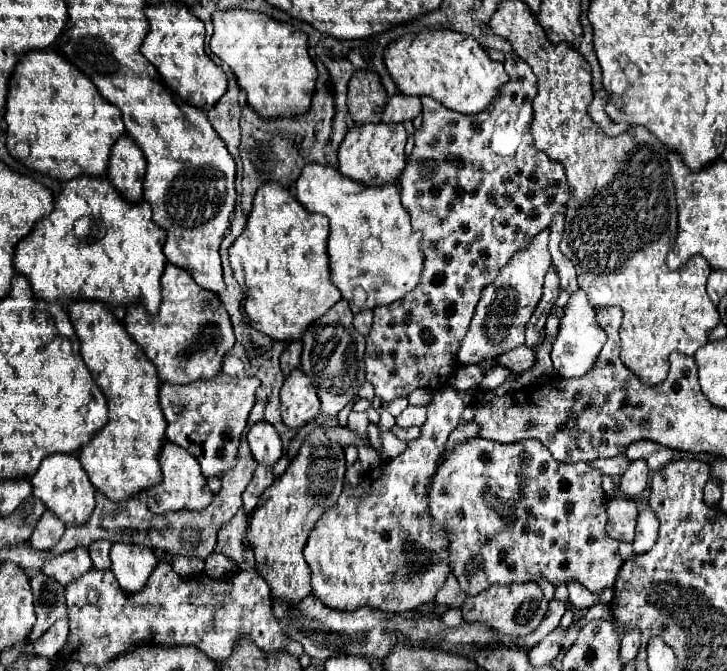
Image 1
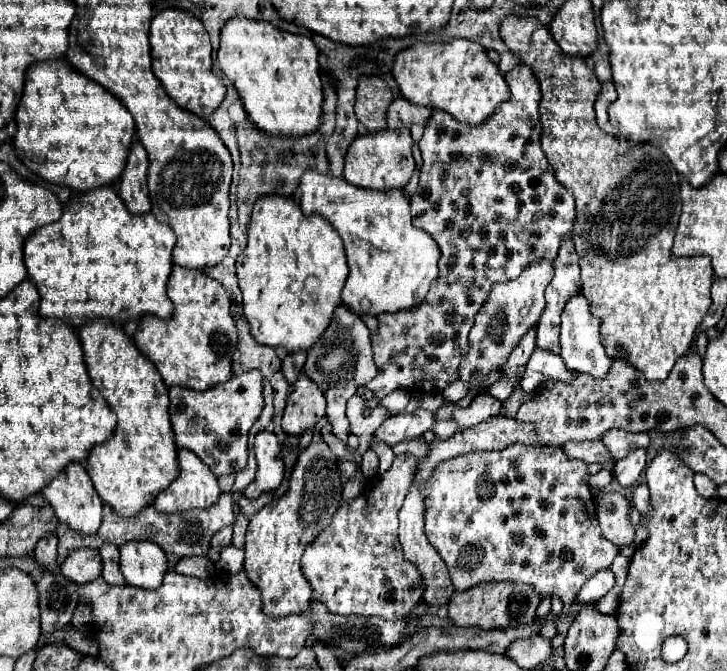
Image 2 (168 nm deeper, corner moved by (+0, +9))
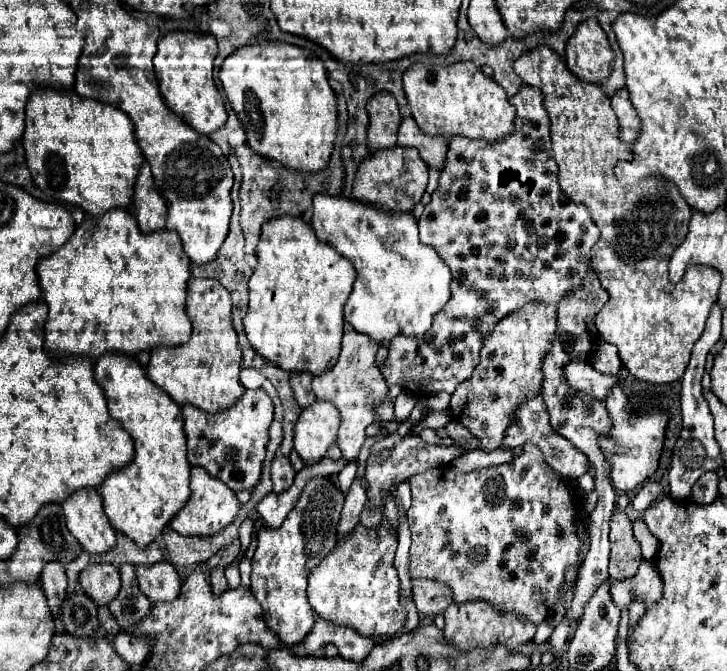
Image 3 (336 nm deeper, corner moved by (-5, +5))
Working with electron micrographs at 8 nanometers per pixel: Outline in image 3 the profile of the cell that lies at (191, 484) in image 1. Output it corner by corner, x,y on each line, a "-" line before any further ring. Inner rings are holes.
192,467
190,491
192,491
190,499
176,513
176,517
170,521
170,527
176,533
180,533
180,535
214,535
222,527
226,527
236,517
236,513
240,509
240,503
238,503
236,495
232,493
232,489
228,489
228,485
224,485
222,481
218,481
216,477
212,477
202,467

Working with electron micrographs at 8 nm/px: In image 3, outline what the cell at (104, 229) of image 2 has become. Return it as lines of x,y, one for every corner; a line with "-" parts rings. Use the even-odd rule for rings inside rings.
110,209
98,219
88,217
82,221
58,251
38,261
36,273
44,301
48,303
44,349
52,355
98,357
106,351
136,355
140,349
152,349
156,345
180,345
192,333
190,319
184,311
190,261
180,245
180,237
168,229
142,233
128,209

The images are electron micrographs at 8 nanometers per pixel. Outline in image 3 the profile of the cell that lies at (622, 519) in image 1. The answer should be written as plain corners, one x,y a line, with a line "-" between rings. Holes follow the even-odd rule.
616,509
610,517
610,577
624,579
636,575
642,555
640,543
634,539
632,521
620,509

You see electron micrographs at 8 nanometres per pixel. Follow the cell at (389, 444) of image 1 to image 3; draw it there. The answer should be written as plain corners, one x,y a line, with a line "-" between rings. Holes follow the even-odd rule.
412,579
412,593
416,609
422,615
444,613
452,603
452,589
434,579

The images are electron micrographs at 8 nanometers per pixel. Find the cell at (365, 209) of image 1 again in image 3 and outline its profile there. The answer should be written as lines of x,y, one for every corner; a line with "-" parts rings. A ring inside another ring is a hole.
316,193
312,227
320,241
334,245
338,253
354,263
356,281
344,307
344,319
356,331
370,335
378,343
388,343
398,333
422,337
430,329
434,313
438,313
448,301
452,273
448,265
444,265
444,261
436,255
436,249
418,241
416,217
410,211
384,211
370,203
354,201
348,197

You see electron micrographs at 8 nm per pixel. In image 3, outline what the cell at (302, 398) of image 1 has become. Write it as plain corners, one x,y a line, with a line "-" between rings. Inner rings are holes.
316,399
304,407
294,425
294,449
306,463
314,463
326,455
330,443
336,441
340,425
338,409
324,399

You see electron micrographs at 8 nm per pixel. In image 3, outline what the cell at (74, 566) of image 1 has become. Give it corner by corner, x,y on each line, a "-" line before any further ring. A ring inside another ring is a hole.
96,563
84,569
78,577
80,587
88,593
96,603
110,603
112,597
120,591
120,573
112,563

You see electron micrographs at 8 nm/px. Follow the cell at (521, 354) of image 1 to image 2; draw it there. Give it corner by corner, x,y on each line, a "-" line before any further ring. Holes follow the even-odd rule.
535,349
529,363
527,363
525,375
521,379
521,389
523,389
523,395
527,395
547,379
571,383
575,379
575,375
577,375
577,371
567,371
565,369
563,359
559,355
547,353
543,349

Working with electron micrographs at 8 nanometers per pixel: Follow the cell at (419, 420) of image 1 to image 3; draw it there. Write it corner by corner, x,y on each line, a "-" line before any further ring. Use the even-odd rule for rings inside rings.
408,433
404,435
392,449
388,449
388,455
386,457
380,457
378,453
370,455
370,459
366,461
366,481
370,485
368,489
368,501
366,505
370,507
378,507
382,505
382,491
390,491
390,485
392,483
402,483
406,481
408,477
412,475
418,475
418,473
424,473
432,467
444,467
448,465
452,459
454,459
454,453
458,453
462,447
456,443
456,449
454,447
436,447
436,445
430,445
426,443
420,435
416,433

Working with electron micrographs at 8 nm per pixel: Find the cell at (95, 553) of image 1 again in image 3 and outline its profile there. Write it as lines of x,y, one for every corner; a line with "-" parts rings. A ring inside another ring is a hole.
132,563
120,565
120,579
122,579
122,589
116,595
116,599
110,603
110,611
120,623
120,627
128,629
130,625
134,625
136,621
148,615
148,609
152,607
152,603
148,601
148,597
140,593

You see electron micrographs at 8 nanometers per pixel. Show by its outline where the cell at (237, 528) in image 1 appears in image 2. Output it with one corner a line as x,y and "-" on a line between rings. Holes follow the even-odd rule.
229,525
229,527
223,527
223,529
211,539
211,547
217,549
217,551
221,551
223,547
231,545
231,535
233,535
233,527
231,527
231,525

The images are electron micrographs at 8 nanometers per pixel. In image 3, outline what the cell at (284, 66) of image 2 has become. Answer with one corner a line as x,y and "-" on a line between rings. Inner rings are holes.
280,41
242,45
236,47
224,59
218,79
238,119
242,121
242,127
248,135
246,143
256,153
300,171
320,171
326,167
336,139
338,113
336,113
336,95
328,85
328,73
318,57
308,57
302,47

